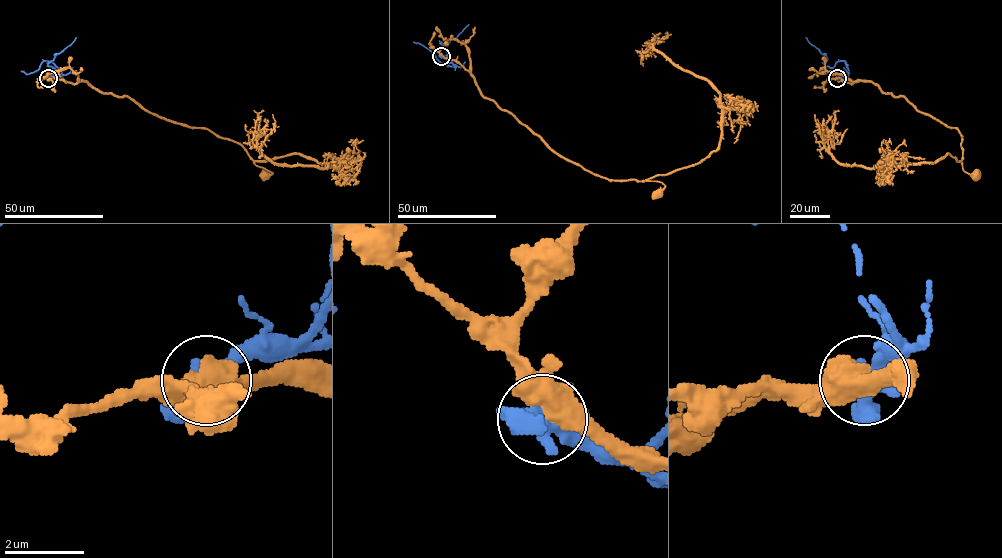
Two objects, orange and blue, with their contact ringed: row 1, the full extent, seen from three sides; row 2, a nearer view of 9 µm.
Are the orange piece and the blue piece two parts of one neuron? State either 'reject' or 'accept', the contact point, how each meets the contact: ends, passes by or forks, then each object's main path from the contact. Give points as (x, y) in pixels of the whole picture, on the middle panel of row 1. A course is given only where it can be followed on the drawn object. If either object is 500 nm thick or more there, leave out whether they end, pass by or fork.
reject | (441, 56) | orange via (441, 56), (456, 60), (484, 97), (554, 151), (613, 180), (661, 182), (665, 187), (657, 194) | blue via (441, 56), (454, 66), (440, 62), (425, 47), (413, 42)

